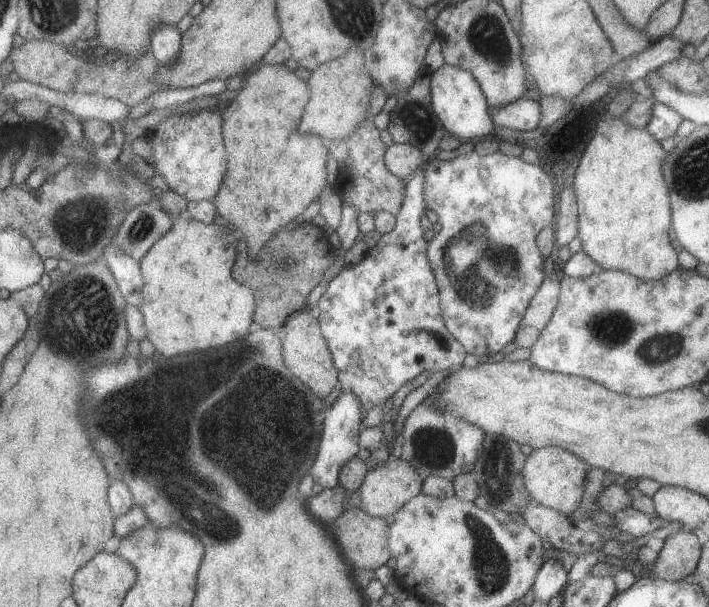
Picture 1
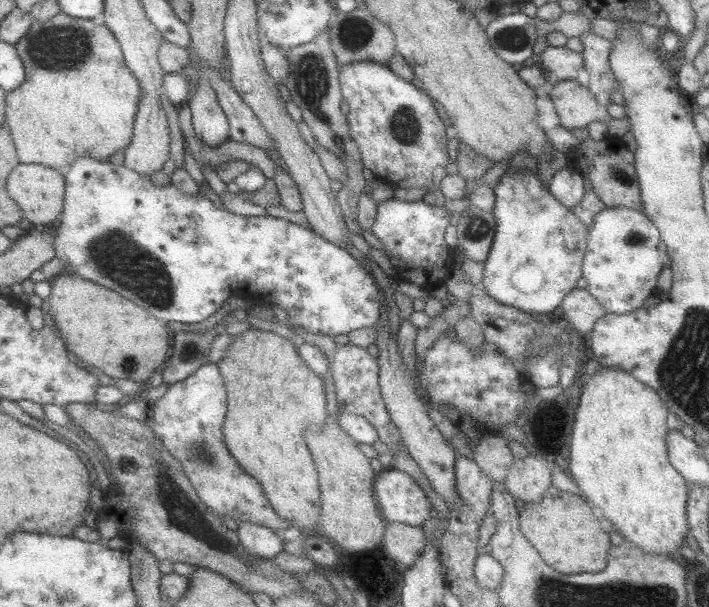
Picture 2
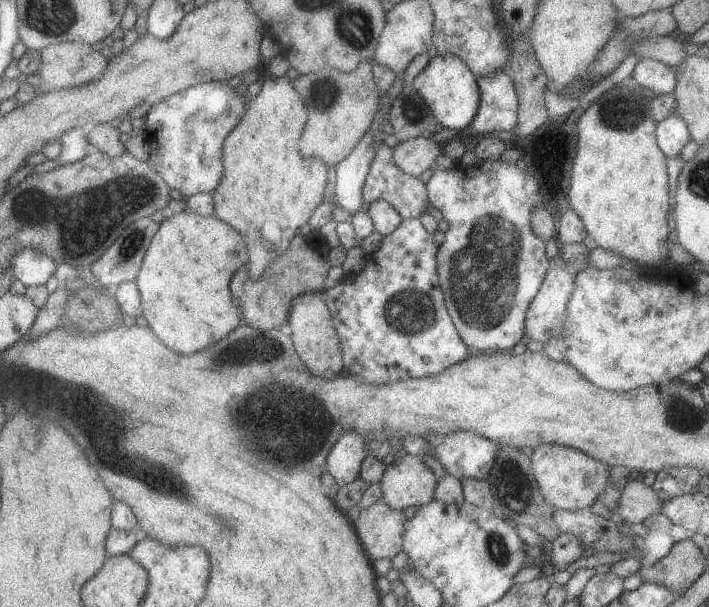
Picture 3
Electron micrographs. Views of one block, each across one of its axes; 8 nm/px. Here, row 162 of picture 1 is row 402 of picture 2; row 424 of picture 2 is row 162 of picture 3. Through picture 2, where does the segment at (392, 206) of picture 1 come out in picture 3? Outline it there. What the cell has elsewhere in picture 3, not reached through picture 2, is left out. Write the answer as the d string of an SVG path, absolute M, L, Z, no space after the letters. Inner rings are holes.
M381 145L375 155L372 169L364 186L364 199L366 206L376 200L388 200L405 219L417 219L427 213L431 204L429 200L428 186L421 177L406 173L394 159L394 148Z

